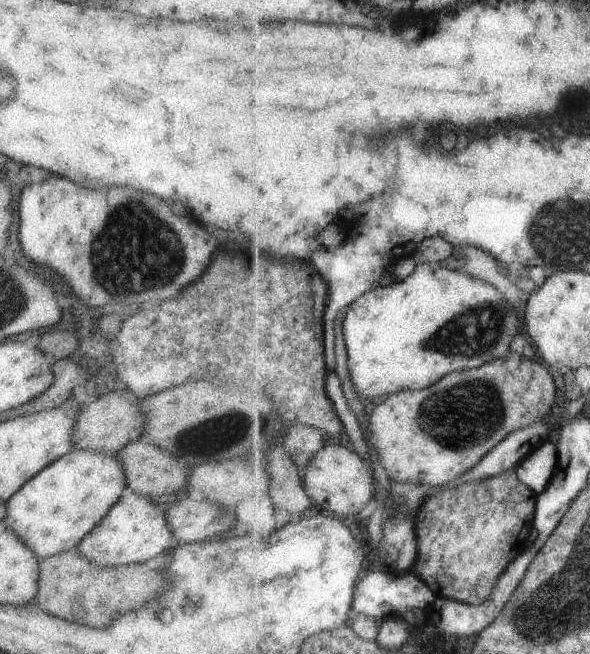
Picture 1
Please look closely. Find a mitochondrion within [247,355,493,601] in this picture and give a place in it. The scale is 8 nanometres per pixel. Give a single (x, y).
(266, 424)

